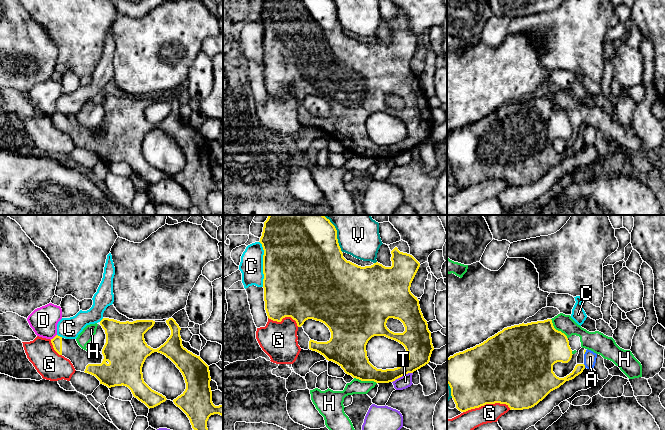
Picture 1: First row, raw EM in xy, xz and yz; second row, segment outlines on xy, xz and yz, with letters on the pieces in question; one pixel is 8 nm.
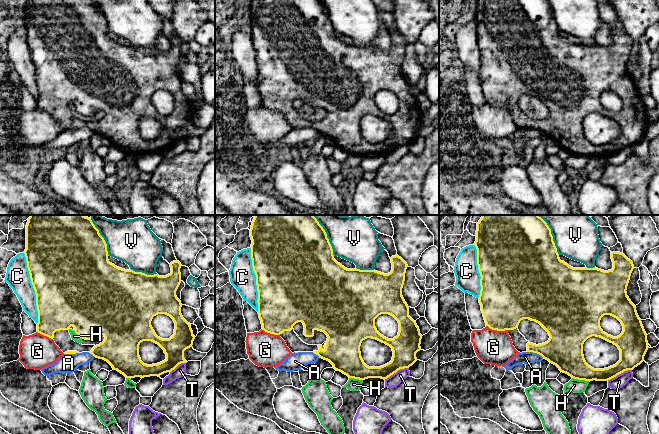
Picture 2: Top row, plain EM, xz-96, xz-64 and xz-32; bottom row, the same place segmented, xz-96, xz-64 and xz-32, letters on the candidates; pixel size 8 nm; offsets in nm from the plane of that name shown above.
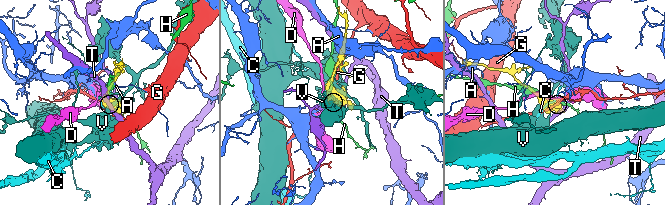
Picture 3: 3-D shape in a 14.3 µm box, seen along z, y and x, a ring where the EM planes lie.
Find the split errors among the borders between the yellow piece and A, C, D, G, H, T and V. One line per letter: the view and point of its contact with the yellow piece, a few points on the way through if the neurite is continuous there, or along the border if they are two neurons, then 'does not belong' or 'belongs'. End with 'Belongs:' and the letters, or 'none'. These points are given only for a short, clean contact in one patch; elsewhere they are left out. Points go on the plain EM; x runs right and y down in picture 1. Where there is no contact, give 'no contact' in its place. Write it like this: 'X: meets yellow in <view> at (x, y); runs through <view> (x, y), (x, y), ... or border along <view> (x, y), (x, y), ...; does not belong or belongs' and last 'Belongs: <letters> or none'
A: meets yellow in yz at (584, 142); border along yz (583, 140), (585, 143); does not belong
C: meets yellow in xz at (263, 40); does not belong
D: meets yellow in xy at (54, 113); border along xy (56, 110), (50, 115); does not belong
G: meets yellow in yz at (486, 179); does not belong
H: meets yellow in yz at (557, 106); does not belong
T: meets yellow in xz at (402, 151); border along xz (412, 148), (408, 148), (392, 158); does not belong
V: meets yellow in xz at (336, 14); does not belong
Belongs: none

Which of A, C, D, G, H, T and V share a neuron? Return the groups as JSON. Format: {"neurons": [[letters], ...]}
{"neurons": [["A"], ["C"], ["D"], ["G"], ["H"], ["T"], ["V"]]}

